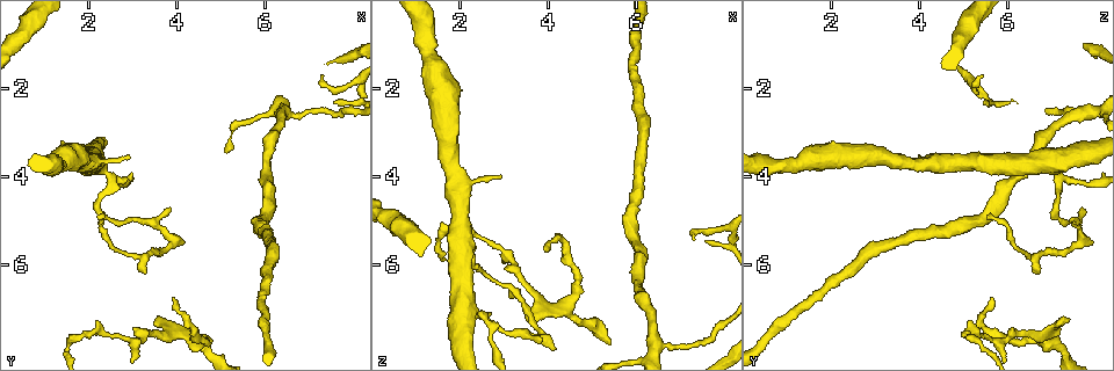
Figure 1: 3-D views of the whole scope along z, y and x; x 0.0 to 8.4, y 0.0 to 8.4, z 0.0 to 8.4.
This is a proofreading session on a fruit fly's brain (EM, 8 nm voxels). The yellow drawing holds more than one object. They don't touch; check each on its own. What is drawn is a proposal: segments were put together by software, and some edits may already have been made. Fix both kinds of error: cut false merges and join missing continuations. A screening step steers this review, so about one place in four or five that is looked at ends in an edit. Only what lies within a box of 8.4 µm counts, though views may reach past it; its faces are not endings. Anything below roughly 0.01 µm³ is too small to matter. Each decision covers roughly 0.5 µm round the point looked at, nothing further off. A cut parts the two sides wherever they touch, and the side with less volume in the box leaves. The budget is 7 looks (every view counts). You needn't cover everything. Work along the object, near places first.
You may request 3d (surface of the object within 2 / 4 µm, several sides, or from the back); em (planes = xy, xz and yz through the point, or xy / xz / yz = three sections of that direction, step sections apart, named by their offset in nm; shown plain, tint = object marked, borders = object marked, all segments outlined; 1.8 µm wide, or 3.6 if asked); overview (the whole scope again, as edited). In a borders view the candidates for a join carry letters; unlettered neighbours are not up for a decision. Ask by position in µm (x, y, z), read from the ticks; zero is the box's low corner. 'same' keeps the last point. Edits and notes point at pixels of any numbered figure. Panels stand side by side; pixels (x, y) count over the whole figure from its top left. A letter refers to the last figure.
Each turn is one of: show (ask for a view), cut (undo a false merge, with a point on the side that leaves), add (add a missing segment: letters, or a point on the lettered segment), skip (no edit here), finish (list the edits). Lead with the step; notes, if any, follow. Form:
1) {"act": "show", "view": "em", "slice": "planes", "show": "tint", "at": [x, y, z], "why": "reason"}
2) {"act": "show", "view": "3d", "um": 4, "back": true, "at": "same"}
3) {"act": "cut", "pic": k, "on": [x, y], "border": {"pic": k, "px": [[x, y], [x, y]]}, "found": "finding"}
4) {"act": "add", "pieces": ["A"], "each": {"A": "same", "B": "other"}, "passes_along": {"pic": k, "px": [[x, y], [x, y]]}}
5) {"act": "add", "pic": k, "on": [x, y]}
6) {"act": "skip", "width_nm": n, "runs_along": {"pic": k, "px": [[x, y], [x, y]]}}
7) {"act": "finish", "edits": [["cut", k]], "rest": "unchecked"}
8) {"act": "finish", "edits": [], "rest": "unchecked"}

{"act": "show", "view": "em", "slice": "yz", "step": 8, "show": "tint", "at": [2.35, 3.85, 7.10], "why": "four-way junction"}

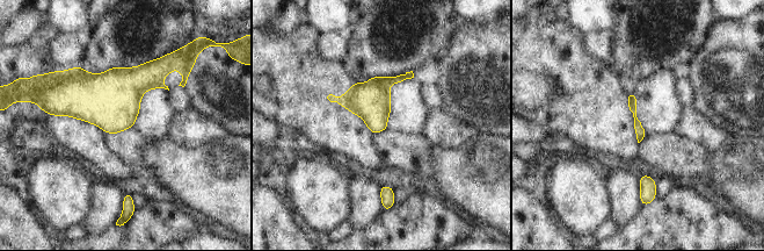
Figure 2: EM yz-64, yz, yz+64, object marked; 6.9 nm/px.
{"act": "show", "view": "em", "slice": "planes", "show": "borders", "at": "same", "why": "cut it another way"}

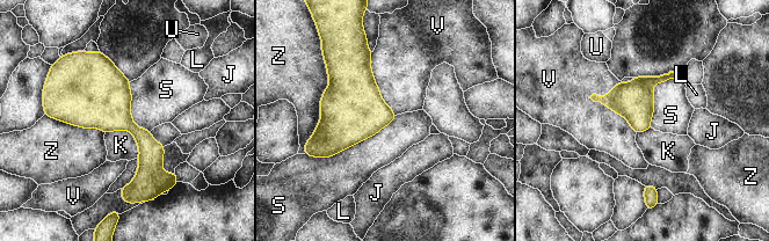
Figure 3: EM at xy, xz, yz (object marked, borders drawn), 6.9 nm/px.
{"act": "skip", "width_nm": 280, "longest_contact_nm": ["S", 650], "each": {"J": "other", "K": "other", "L": "other", "S": "other", "U": "other", "V": "other", "Z": "other"}, "found": "continuous, no second cell"}

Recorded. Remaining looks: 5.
{"act": "show", "view": "em", "slice": "xy", "step": 16, "show": "plain", "at": [3.65, 7.15, 7.40], "why": "branch stops here"}

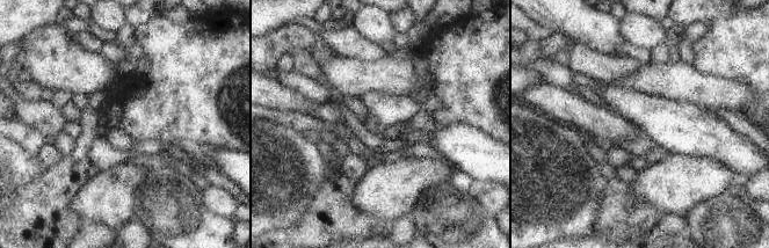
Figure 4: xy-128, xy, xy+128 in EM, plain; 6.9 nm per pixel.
{"act": "show", "view": "em", "slice": "xy", "step": 16, "show": "borders", "at": "same"}

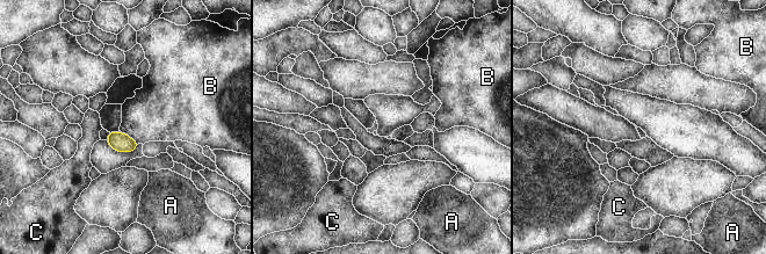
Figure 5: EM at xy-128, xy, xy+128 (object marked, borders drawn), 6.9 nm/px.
{"act": "skip", "width_nm": 130, "each": {"A": "other", "B": "other", "C": "other"}, "border": {"pic": 5, "px": [[120, 130], [139, 143]]}, "found": "no lettered segment goes on from it"}

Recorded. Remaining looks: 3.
{"act": "show", "view": "em", "slice": "xz", "step": 4, "show": "tint", "at": [7.30, 1.75, 5.45], "why": "tapers out"}

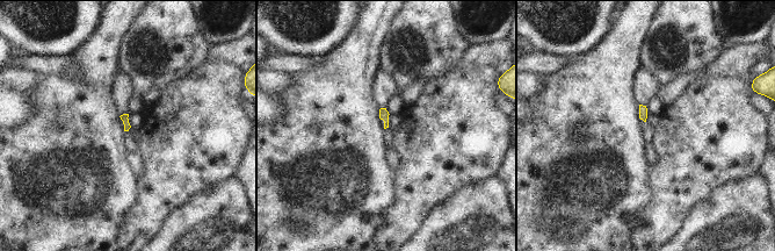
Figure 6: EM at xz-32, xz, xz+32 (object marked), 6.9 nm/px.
{"act": "show", "view": "em", "slice": "planes", "show": "borders", "at": "same"}

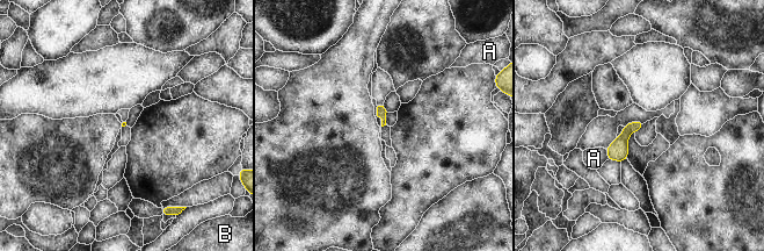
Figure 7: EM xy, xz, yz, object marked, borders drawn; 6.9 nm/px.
{"act": "skip", "each": {"A": "other", "B": "other"}, "border": {"pic": 7, "px": [[604, 149], [608, 159]]}, "found": "none of them fits"}

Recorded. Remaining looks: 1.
{"act": "finish", "edits": [], "rest": "unchecked"}

